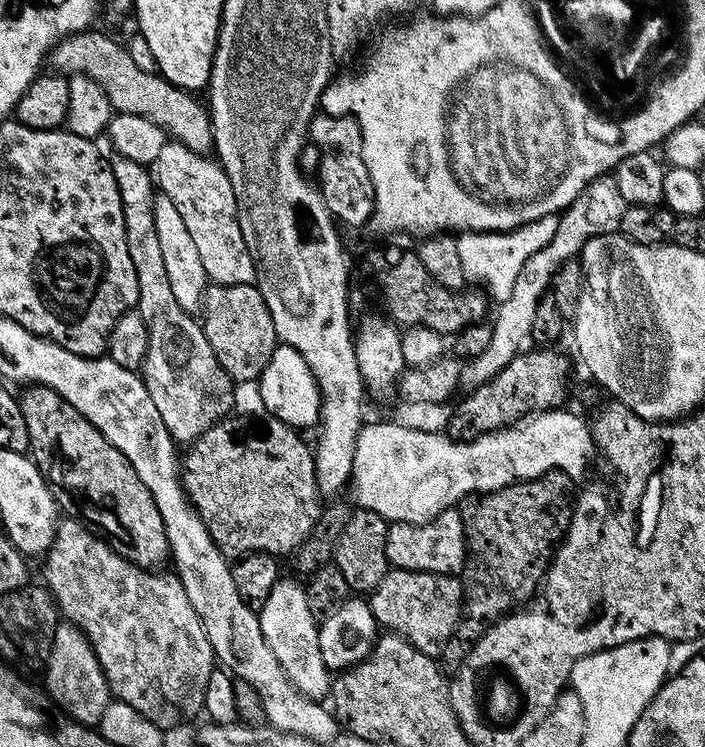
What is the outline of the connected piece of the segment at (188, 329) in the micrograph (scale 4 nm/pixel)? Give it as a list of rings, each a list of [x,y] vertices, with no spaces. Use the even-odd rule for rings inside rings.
[[[132,200],[132,204],[128,204],[128,219],[124,221],[124,225],[126,228],[132,228],[132,232],[126,232],[126,246],[130,246],[130,259],[133,260],[134,270],[138,274],[138,310],[142,314],[142,322],[146,322],[148,331],[148,350],[144,359],[142,379],[146,390],[150,390],[150,398],[154,398],[154,406],[158,406],[158,414],[162,414],[162,422],[166,422],[166,430],[170,430],[172,439],[188,446],[211,424],[218,423],[231,413],[228,411],[232,408],[234,381],[226,374],[226,370],[222,370],[218,358],[214,358],[214,350],[210,350],[210,342],[206,342],[201,321],[193,313],[183,309],[170,290],[154,216],[148,216],[144,200]]]

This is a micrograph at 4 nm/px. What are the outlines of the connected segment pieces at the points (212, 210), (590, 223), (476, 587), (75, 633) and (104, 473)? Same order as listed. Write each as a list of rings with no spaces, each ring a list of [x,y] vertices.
[[[168,142],[154,163],[154,179],[159,191],[168,196],[182,214],[207,279],[212,284],[256,284],[256,257],[241,213],[236,210],[234,186],[230,186],[224,167],[211,155]]]
[[[601,178],[590,181],[582,190],[582,194],[578,194],[578,198],[574,198],[572,205],[559,213],[560,221],[554,238],[550,238],[550,242],[546,242],[546,246],[542,246],[542,250],[538,250],[534,254],[530,254],[530,258],[526,258],[526,266],[522,266],[522,271],[518,273],[510,297],[497,305],[496,316],[494,312],[491,321],[490,343],[486,346],[486,350],[482,350],[482,354],[464,364],[463,372],[460,375],[463,387],[471,390],[484,384],[498,370],[513,360],[521,351],[520,346],[528,334],[533,333],[540,301],[551,289],[554,274],[562,266],[562,262],[577,259],[584,244],[590,238],[620,232],[622,214],[626,214],[628,207],[630,205],[624,201],[622,194],[618,194],[615,179]]]
[[[551,471],[533,480],[519,480],[493,492],[481,492],[465,496],[458,505],[458,511],[464,527],[466,551],[464,553],[464,570],[458,579],[464,586],[464,607],[460,625],[452,633],[446,649],[447,659],[463,661],[477,638],[488,631],[488,627],[515,612],[517,608],[528,603],[541,587],[544,574],[548,570],[554,555],[554,549],[564,538],[564,531],[572,517],[574,507],[573,477],[564,472]]]
[[[61,622],[56,627],[54,646],[50,650],[43,668],[42,687],[56,707],[78,724],[99,725],[102,713],[105,712],[106,706],[114,697],[108,685],[106,674],[90,646],[90,642],[84,637],[84,632],[78,626]]]
[[[33,384],[19,393],[20,409],[26,418],[30,455],[44,473],[53,489],[73,492],[72,504],[77,508],[75,519],[87,524],[101,540],[111,542],[118,555],[137,564],[139,568],[159,569],[168,564],[170,553],[166,526],[158,506],[134,474],[134,466],[90,423],[83,414],[74,410],[52,388]]]

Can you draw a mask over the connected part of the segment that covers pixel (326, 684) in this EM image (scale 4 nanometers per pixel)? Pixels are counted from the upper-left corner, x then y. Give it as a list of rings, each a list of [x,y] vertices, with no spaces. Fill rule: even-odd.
[[[282,576],[259,609],[258,618],[263,637],[270,650],[274,650],[274,656],[286,670],[287,677],[304,696],[323,701],[331,691],[332,676],[322,660],[321,646],[318,645],[319,623],[306,602],[305,587],[288,576]]]

